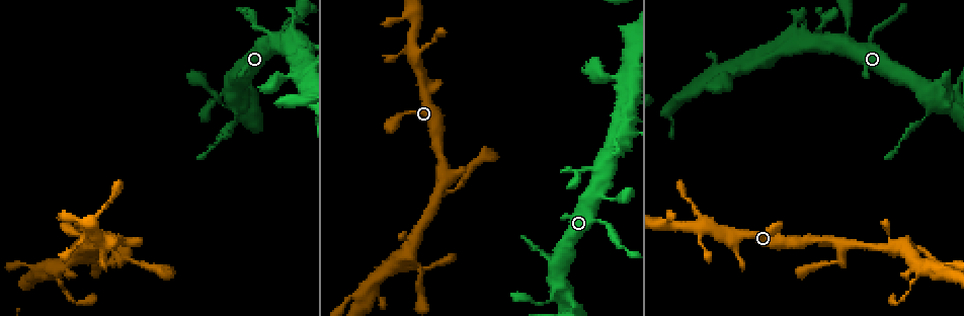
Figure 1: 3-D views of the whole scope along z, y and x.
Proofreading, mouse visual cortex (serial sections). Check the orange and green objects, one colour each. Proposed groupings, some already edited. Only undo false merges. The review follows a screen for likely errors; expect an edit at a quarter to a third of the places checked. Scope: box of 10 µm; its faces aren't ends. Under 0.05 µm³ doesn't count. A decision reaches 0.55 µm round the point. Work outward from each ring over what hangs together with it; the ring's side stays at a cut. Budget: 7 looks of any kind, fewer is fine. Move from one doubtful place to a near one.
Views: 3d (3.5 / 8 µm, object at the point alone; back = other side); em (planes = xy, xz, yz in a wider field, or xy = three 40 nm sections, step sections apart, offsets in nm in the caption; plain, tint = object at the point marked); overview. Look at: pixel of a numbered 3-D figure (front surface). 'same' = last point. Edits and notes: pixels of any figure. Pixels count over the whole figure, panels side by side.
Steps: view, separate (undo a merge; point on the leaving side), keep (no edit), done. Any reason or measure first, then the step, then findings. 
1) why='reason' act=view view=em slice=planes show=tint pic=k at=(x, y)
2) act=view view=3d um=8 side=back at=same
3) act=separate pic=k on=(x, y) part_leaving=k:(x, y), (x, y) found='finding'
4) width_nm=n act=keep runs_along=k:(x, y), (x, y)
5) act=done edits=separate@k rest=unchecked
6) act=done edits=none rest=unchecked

why='four-way junction' act=view view=em slice=xy step=5 show=tint pic=1 at=(407, 257)

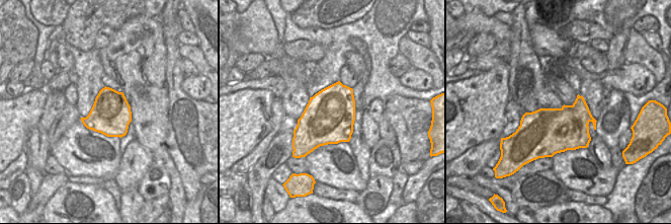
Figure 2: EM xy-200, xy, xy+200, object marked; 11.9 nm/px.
why='wider look' act=view view=3d um=3.5 at=same

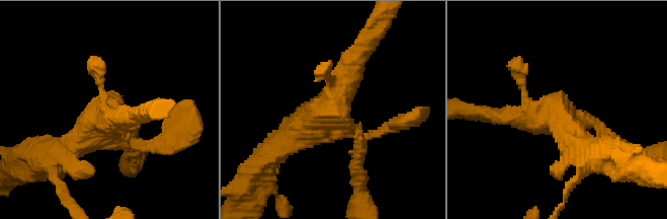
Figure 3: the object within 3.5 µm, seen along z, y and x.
act=keep runs_along=3:(358, 50), (336, 104), (283, 144) found='one cell here'

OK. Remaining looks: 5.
why='thick turns thin' act=view view=3d um=8 side=back pic=1 at=(296, 48)

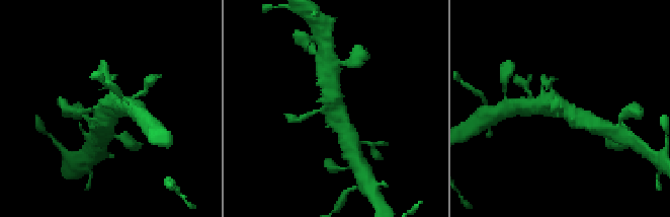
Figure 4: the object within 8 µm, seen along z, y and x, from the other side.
act=view view=em slice=planes show=tint at=same

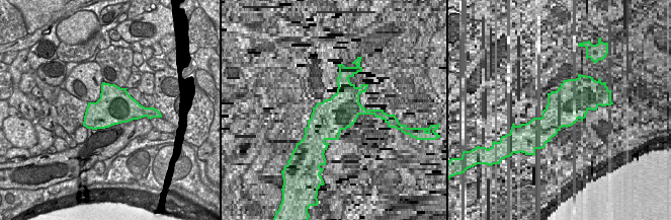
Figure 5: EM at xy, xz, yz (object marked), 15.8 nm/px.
width_nm=550 act=keep runs_along=4:(537, 103), (556, 103), (583, 123) found='one cell here'

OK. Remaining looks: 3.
why='four arms meet' act=view view=3d um=8 pic=1 at=(619, 76)

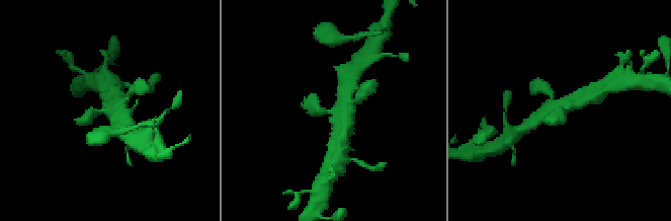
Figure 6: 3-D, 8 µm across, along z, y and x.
why='closer look' act=view view=3d um=3.5 at=same

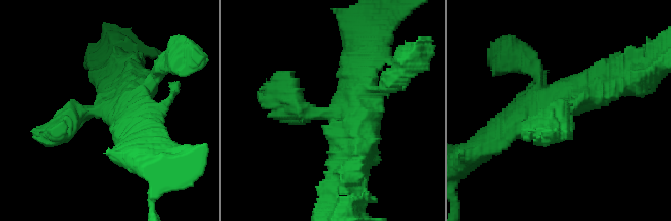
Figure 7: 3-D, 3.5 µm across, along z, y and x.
arms=4 arm_widths_nm=250,350,450,500 why='now the EM' act=view view=em slice=planes show=tint pic=7 at=(337, 110)

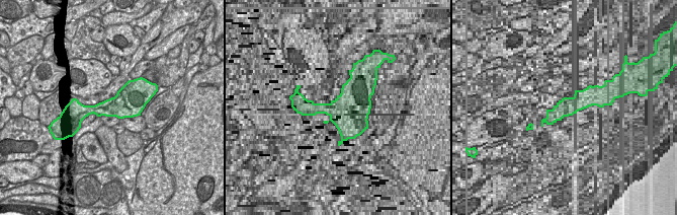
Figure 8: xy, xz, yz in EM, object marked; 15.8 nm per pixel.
width_nm=460 act=keep runs_along=7:(357, 147), (286, 87) found='one cell here'

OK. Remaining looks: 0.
act=done edits=none rest=unchecked

